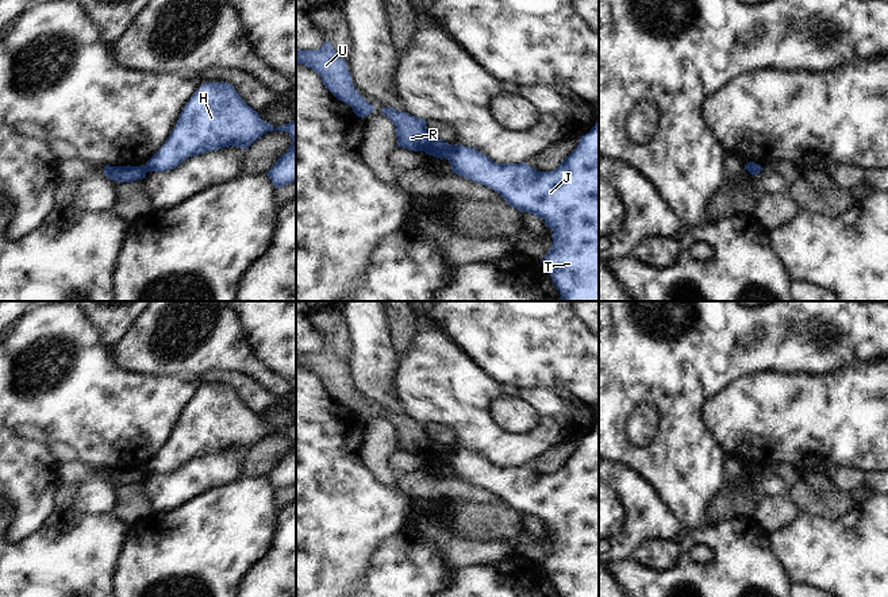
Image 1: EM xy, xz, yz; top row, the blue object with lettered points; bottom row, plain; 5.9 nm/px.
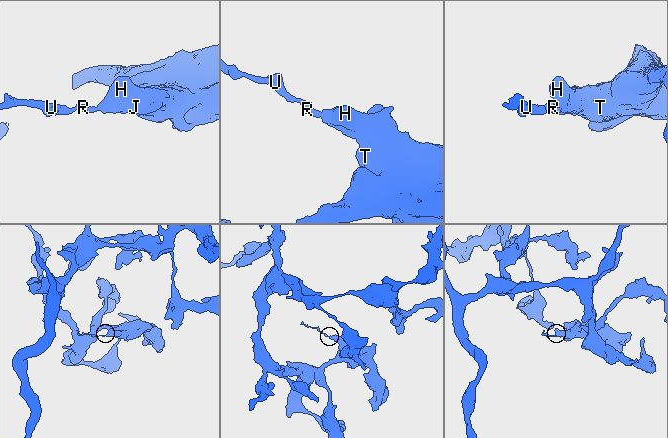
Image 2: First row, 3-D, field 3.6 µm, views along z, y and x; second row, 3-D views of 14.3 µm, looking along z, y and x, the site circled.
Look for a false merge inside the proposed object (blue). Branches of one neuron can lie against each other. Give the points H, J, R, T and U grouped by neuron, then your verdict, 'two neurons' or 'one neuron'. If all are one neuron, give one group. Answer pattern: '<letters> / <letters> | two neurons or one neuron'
H J T / R U | two neurons

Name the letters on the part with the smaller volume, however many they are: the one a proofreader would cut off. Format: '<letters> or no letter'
R, U

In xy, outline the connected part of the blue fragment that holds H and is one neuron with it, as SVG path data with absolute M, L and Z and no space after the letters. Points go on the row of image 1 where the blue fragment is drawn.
M205 82L185 104L169 138L146 162L146 170L165 172L178 166L189 157L228 146L247 149L254 140L260 139L265 132L269 131L284 131L292 138L288 151L284 153L266 173L273 185L280 188L296 181L296 119L288 124L274 128L272 124L264 122L258 112L242 100L241 95L232 85L227 82Z

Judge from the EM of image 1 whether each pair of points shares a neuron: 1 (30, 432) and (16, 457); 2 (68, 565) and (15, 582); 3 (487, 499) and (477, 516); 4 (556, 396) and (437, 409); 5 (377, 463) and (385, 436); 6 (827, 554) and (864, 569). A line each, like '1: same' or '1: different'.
1: different
2: same
3: different
4: same
5: same
6: same

